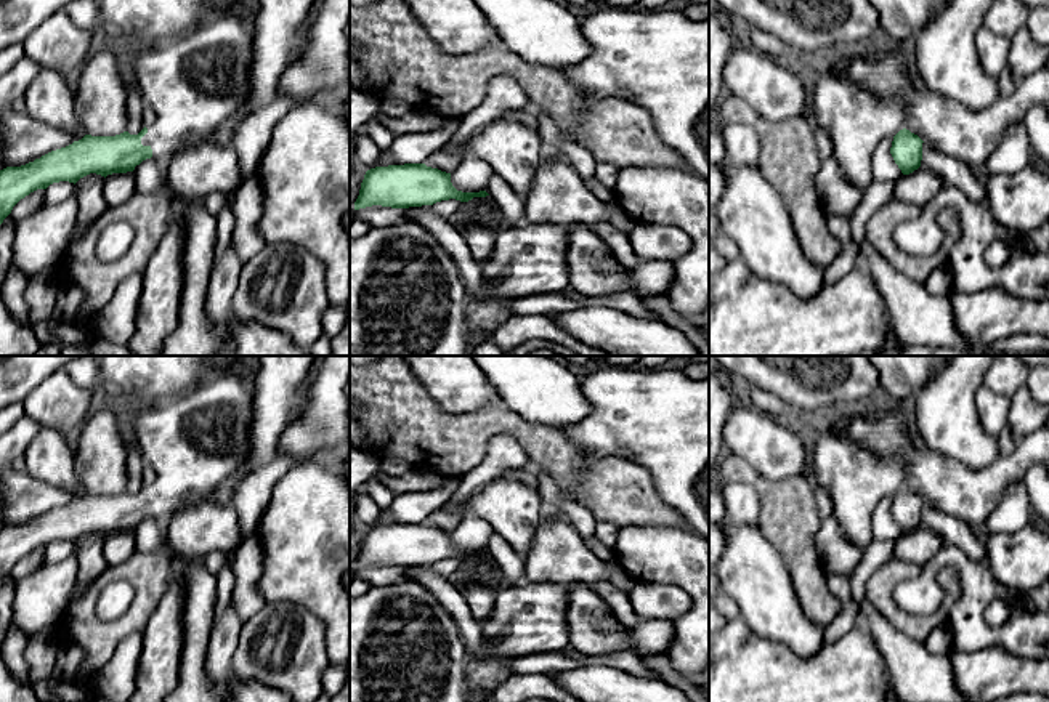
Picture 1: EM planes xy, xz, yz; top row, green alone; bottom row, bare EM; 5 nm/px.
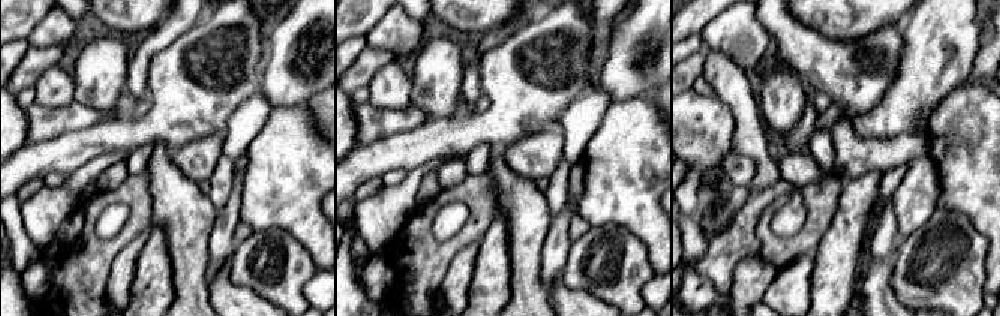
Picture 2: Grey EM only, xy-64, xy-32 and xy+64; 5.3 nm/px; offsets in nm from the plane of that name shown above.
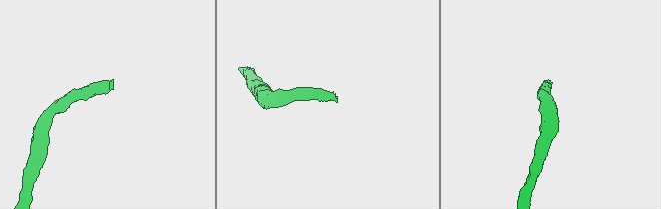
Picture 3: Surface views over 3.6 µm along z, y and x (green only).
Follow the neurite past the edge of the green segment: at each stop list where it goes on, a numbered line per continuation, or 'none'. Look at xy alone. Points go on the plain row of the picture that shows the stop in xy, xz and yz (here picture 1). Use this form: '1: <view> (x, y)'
1: xy (196, 444)

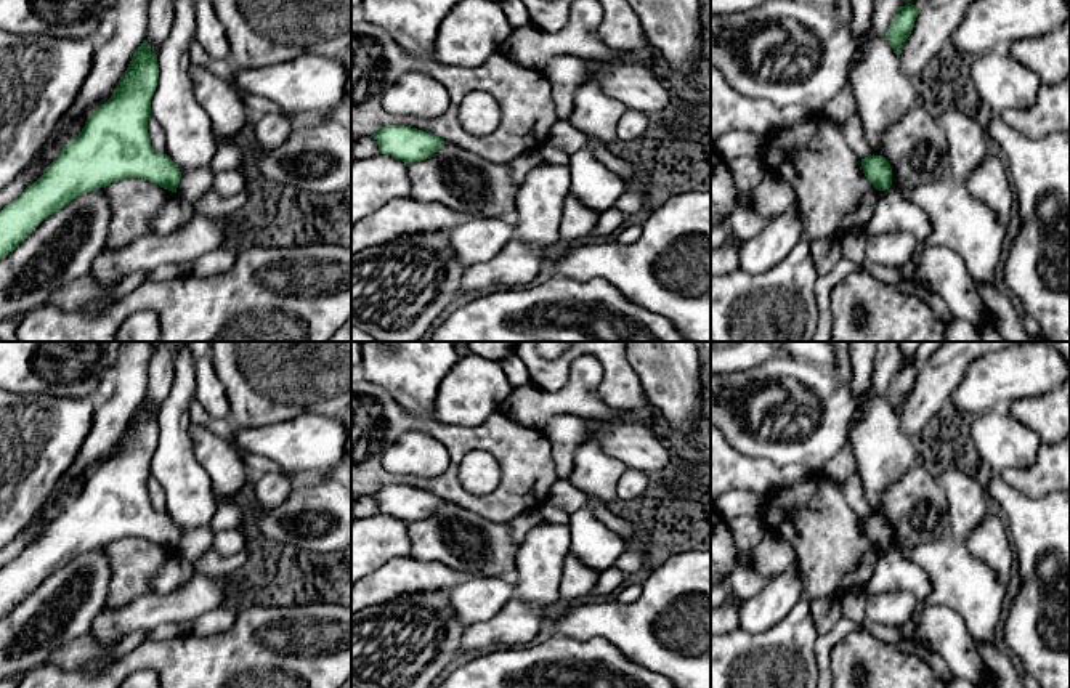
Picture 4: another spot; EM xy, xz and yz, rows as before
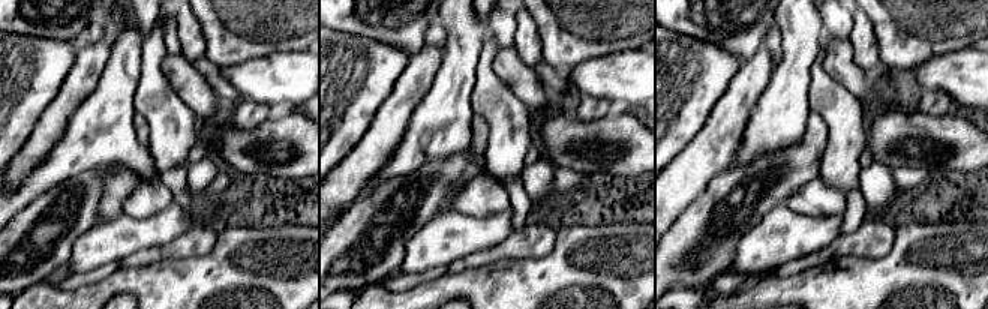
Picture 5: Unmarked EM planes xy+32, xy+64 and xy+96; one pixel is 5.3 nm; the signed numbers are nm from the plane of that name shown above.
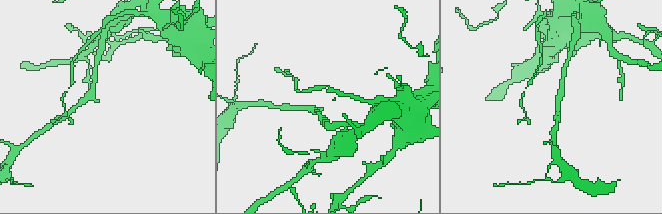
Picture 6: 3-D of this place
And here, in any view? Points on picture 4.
none

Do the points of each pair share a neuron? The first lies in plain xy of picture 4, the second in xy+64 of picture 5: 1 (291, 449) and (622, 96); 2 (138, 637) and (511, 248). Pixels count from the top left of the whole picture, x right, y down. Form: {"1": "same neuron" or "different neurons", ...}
{"1": "same neuron", "2": "different neurons"}

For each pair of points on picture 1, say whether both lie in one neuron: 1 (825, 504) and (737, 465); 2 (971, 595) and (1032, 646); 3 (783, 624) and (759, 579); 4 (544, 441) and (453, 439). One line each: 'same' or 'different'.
1: different
2: same
3: same
4: same

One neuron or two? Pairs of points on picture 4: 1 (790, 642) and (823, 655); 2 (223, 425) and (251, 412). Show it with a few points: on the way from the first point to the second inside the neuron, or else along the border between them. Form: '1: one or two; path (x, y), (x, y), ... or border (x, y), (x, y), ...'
1: two; border (818, 637), (815, 643), (817, 671)
2: two; border (228, 417), (235, 424)

